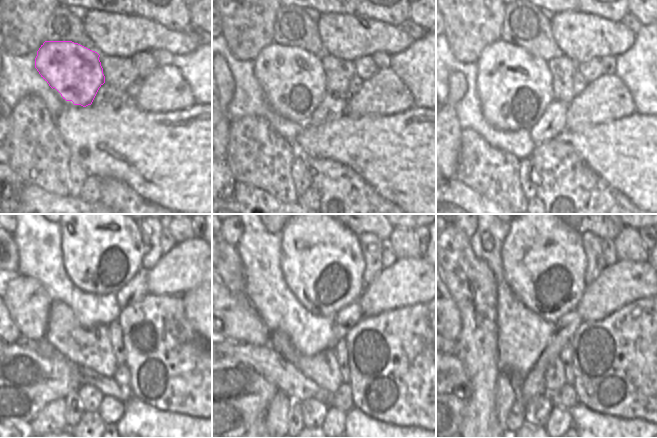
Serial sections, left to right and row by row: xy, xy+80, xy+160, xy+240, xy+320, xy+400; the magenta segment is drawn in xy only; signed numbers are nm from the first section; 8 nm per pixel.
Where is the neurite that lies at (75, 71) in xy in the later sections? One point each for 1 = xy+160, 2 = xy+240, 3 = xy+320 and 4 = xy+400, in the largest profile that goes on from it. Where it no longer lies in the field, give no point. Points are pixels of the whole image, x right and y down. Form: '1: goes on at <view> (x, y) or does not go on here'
1: goes on at xy+160 (527, 77)
2: goes on at xy+240 (102, 249)
3: goes on at xy+320 (321, 260)
4: goes on at xy+400 (543, 260)

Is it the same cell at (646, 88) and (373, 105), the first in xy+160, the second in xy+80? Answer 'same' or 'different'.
different

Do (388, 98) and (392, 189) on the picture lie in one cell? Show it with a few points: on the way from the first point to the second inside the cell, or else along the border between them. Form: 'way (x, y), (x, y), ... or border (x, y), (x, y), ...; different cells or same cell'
border (398, 112), (395, 114), (380, 114); different cells

